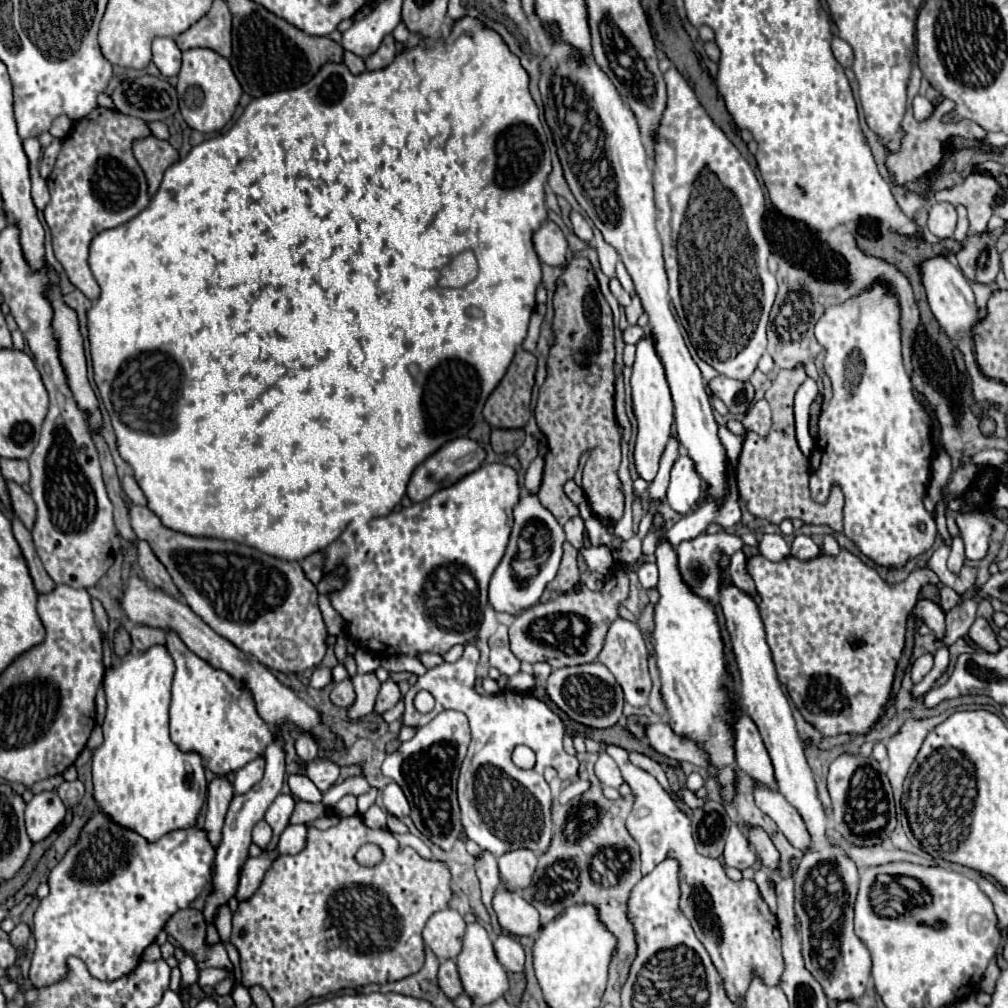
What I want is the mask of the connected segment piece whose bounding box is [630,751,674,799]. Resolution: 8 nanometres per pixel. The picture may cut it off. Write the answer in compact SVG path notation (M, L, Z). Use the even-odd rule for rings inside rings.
M632 751L632 753L630 753L630 761L632 761L636 767L648 771L652 777L656 777L656 781L664 787L664 791L668 791L668 795L672 795L672 799L674 799L674 793L672 793L672 789L670 789L670 785L668 785L666 773L664 773L664 769L662 769L654 759L650 759L650 757L642 755L642 753L634 753L634 751Z

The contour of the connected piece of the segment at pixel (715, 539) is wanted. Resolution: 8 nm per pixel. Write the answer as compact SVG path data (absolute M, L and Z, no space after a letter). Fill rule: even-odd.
M718 531L714 535L698 535L692 541L684 541L678 545L678 567L684 583L690 587L690 591L704 601L714 601L716 595L720 593L720 555L734 555L738 549L742 549L742 539L738 535Z

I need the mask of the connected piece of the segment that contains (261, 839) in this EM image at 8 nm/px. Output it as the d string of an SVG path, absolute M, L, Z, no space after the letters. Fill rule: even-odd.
M258 821L254 831L252 831L252 841L260 847L260 849L266 849L266 845L270 843L270 837L272 837L272 829L266 821Z

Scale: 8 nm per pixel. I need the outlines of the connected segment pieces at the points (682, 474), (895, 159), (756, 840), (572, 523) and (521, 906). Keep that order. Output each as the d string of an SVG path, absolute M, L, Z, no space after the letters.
M680 455L670 473L670 487L666 501L678 513L688 513L702 495L702 479L688 455Z
M944 99L932 113L930 119L926 121L916 121L912 117L912 111L908 111L902 127L906 131L906 137L902 141L902 147L900 151L896 153L886 153L886 165L888 169L894 173L896 177L896 183L910 183L910 181L916 181L918 177L922 177L924 173L928 171L934 171L938 165L940 165L940 157L942 157L942 151L944 151L944 145L948 143L950 137L954 135L964 135L964 137L984 137L984 129L976 123L972 123L970 119L960 119L960 121L950 121L950 123L944 123L942 117L946 113L952 113L954 111L954 103L950 99Z
M754 827L754 829L748 829L746 831L748 835L748 841L750 841L750 847L754 849L754 853L758 855L762 867L774 871L778 867L778 851L776 847L772 845L770 837L760 829L760 827Z
M572 517L564 523L564 533L566 533L566 539L576 547L580 549L582 547L582 533L584 533L584 521L580 517Z
M504 885L496 889L492 897L492 909L498 917L498 923L510 935L536 935L540 931L538 911L524 901L516 891L508 891Z

